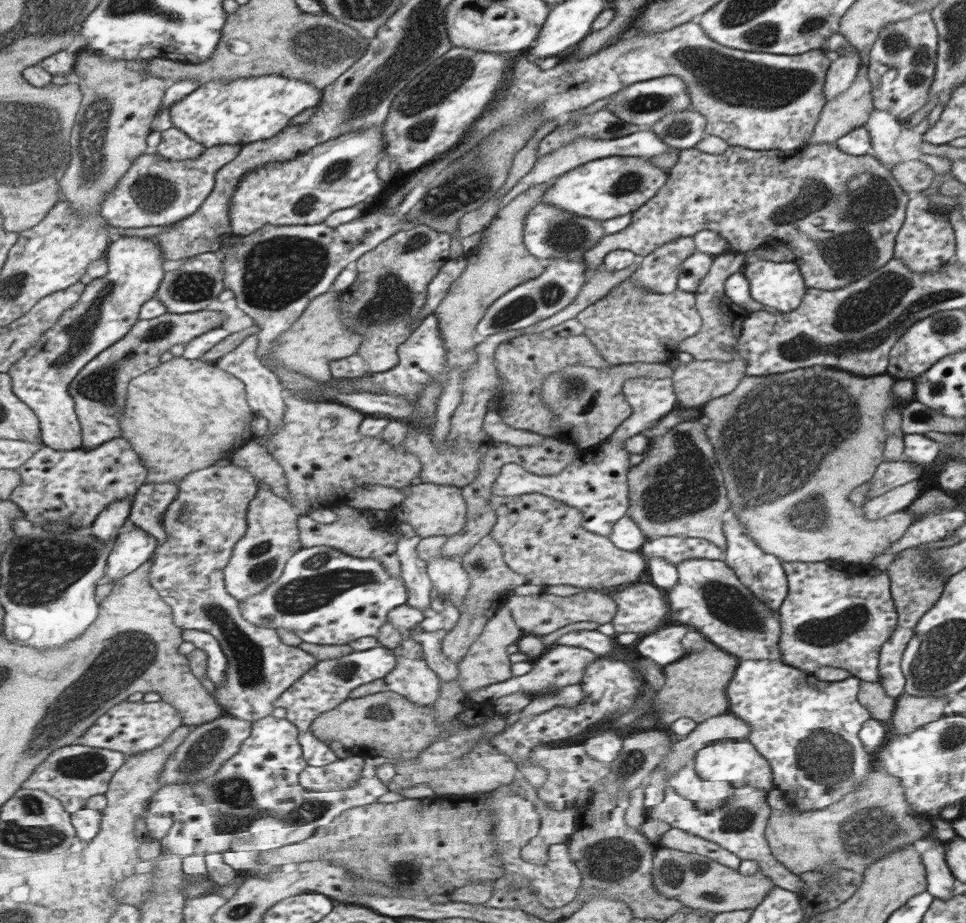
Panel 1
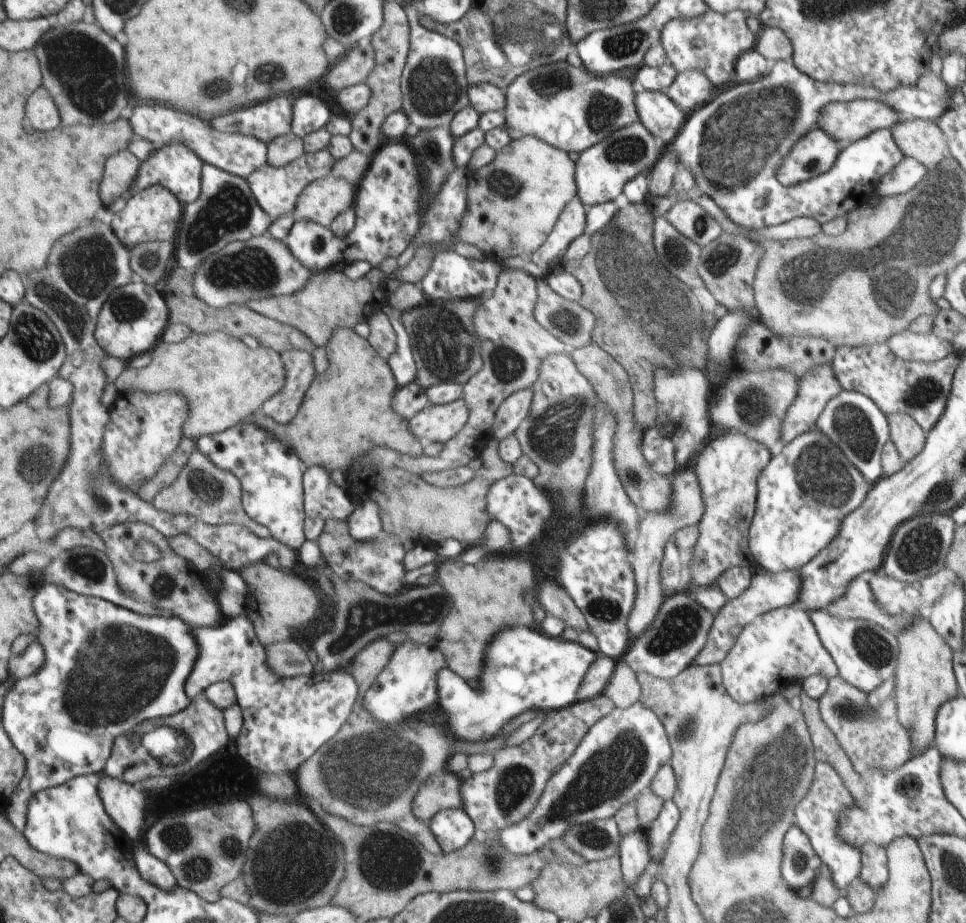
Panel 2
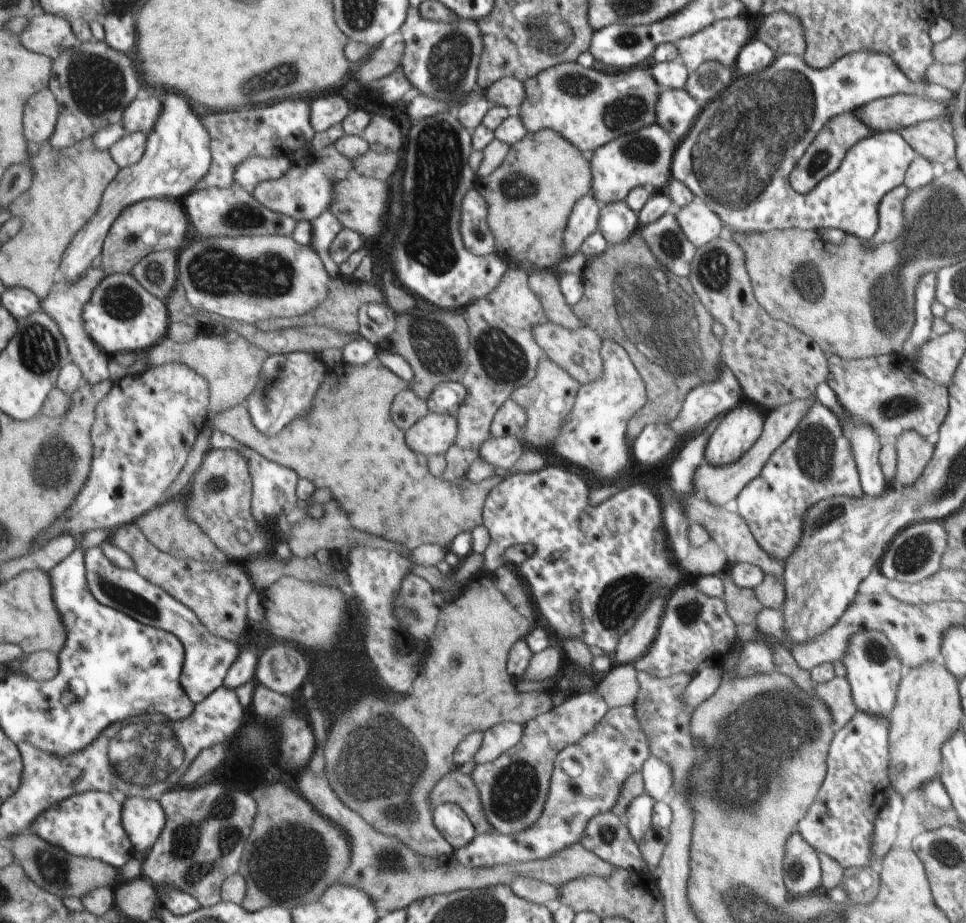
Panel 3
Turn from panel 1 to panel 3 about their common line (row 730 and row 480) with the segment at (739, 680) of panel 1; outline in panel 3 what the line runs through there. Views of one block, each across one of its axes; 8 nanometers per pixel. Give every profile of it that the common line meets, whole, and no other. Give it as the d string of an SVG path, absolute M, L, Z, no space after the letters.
M813 398L809 412L795 432L769 456L753 480L737 496L735 512L745 520L755 542L775 562L785 564L801 542L803 516L807 508L831 498L863 498L861 478L851 444L843 436L839 420Z

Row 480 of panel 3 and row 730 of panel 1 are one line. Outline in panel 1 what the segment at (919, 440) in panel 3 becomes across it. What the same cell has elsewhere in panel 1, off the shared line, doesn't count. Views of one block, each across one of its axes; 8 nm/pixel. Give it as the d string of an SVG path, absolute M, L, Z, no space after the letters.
M907 692L897 698L895 712L891 718L891 728L895 736L911 734L927 724L933 724L941 718L943 706L949 698L927 698L927 696L909 696Z

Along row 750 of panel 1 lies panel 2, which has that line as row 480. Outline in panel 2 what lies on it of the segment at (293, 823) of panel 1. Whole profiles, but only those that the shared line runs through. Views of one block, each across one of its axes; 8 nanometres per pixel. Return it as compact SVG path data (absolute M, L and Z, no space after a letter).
M243 420L241 424L229 428L227 432L215 434L215 436L203 436L197 440L197 448L201 454L211 458L219 468L233 472L241 484L243 484L243 504L247 514L263 524L263 528L269 528L273 532L273 538L293 546L299 550L299 546L305 542L305 474L309 470L307 462L281 438L275 434L269 434L269 430L263 430L255 422Z

